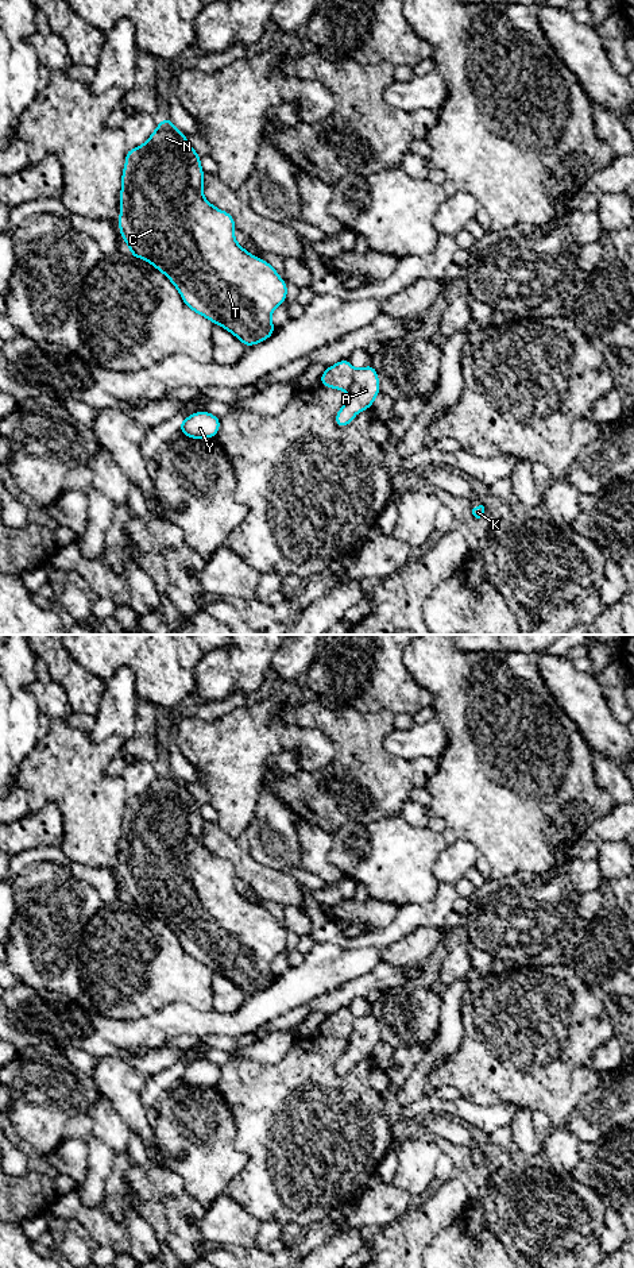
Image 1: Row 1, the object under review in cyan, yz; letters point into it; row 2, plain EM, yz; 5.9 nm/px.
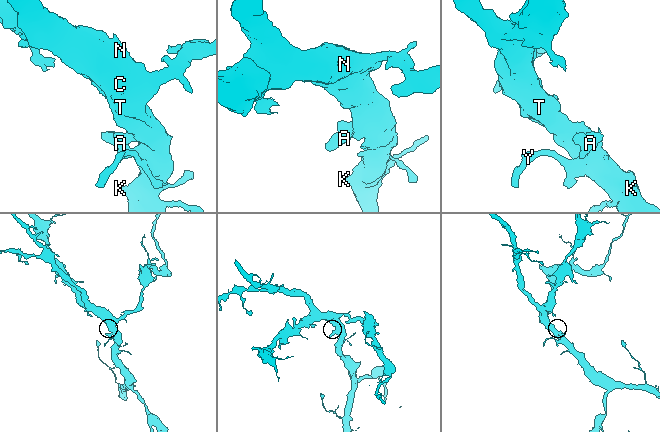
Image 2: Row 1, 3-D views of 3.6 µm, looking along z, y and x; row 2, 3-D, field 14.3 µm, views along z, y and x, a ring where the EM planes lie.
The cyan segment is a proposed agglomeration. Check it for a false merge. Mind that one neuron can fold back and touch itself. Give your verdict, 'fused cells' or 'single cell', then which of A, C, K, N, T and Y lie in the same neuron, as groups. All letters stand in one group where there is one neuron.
fused cells; groups A Y / C K N T

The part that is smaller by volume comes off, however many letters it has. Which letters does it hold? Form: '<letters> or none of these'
A, Y

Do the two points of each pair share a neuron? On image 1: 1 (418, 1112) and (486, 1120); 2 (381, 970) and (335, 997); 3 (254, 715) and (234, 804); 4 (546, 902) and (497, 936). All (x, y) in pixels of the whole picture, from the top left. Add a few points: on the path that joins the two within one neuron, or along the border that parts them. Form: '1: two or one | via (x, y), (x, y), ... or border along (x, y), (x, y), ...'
1: one | via (435, 1107), (462, 1107), (470, 1113)
2: one | via (370, 981), (346, 994)
3: one | via (246, 736), (234, 751), (234, 782)
4: one | via (534, 910), (515, 917), (509, 924)

